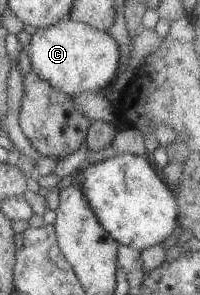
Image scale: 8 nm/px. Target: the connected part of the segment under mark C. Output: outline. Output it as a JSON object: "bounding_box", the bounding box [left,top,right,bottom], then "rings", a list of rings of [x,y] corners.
{"bounding_box":[22,18,118,97],"rings":[[[69,18],[57,20],[50,26],[36,29],[30,35],[29,44],[27,43],[22,52],[29,57],[32,72],[46,82],[52,88],[65,95],[74,97],[84,91],[105,92],[111,86],[112,76],[116,78],[116,68],[118,68],[118,46],[105,31],[101,31],[84,23],[71,21]]]}

